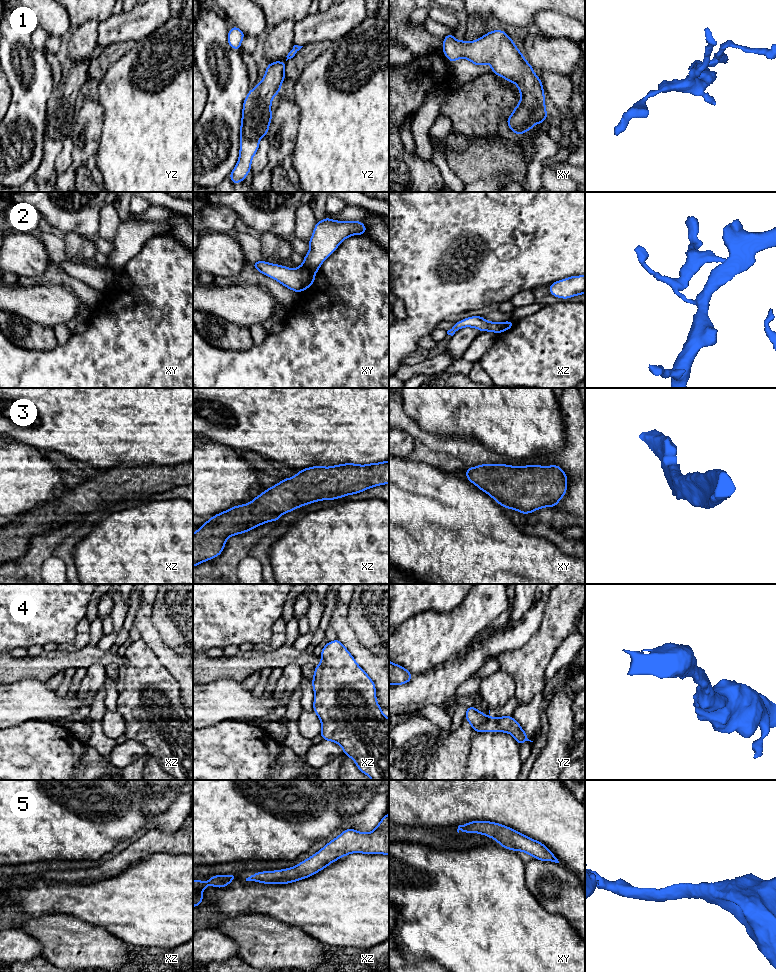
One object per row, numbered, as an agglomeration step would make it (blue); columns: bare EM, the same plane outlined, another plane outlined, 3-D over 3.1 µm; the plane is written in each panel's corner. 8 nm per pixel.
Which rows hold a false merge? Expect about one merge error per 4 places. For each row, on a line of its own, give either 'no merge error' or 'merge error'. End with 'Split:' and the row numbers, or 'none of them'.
1: merge error
2: merge error
3: no merge error
4: no merge error
5: no merge error
Split: 1, 2

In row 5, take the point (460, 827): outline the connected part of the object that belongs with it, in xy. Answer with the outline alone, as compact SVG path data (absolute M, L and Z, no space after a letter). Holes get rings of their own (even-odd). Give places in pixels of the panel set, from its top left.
M472 821L459 825L457 832L479 833L495 839L501 847L523 851L537 860L559 863L555 855L541 842L523 835L510 827L489 821Z

